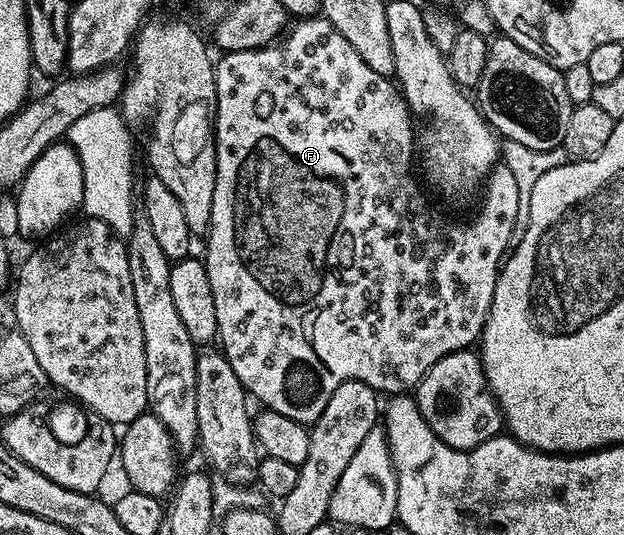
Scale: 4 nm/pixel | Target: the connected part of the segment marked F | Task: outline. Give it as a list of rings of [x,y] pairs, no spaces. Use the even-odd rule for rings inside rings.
[[[313,16],[311,18],[301,18],[291,23],[290,29],[279,40],[270,46],[263,46],[257,50],[243,50],[242,52],[224,52],[219,55],[216,67],[216,100],[214,103],[214,125],[216,128],[216,183],[214,184],[214,204],[210,208],[210,224],[206,241],[208,241],[208,251],[202,254],[202,261],[206,272],[210,276],[210,289],[214,292],[214,312],[218,316],[218,346],[230,360],[230,368],[234,368],[238,380],[242,380],[245,391],[253,399],[256,398],[261,403],[263,409],[273,410],[282,416],[290,416],[290,420],[298,420],[305,424],[311,424],[322,416],[322,408],[330,401],[330,396],[334,396],[334,388],[343,382],[361,382],[366,384],[371,390],[383,392],[385,395],[395,396],[411,391],[417,384],[424,379],[426,372],[442,360],[442,356],[450,356],[459,350],[467,350],[479,339],[481,332],[484,330],[484,321],[488,315],[488,309],[494,296],[494,284],[496,276],[500,272],[501,265],[506,257],[506,251],[513,241],[514,235],[518,230],[516,220],[518,210],[518,187],[514,181],[514,172],[503,164],[493,166],[486,179],[486,185],[483,187],[482,195],[484,199],[480,202],[480,207],[476,210],[476,215],[469,222],[455,222],[452,218],[443,218],[434,207],[428,203],[426,195],[420,191],[420,186],[416,183],[416,178],[412,175],[412,166],[414,170],[414,155],[418,150],[418,130],[412,127],[414,115],[408,109],[408,101],[405,100],[403,93],[398,89],[397,83],[392,78],[384,78],[358,52],[354,52],[354,47],[346,41],[346,36],[338,32],[323,16]]]

